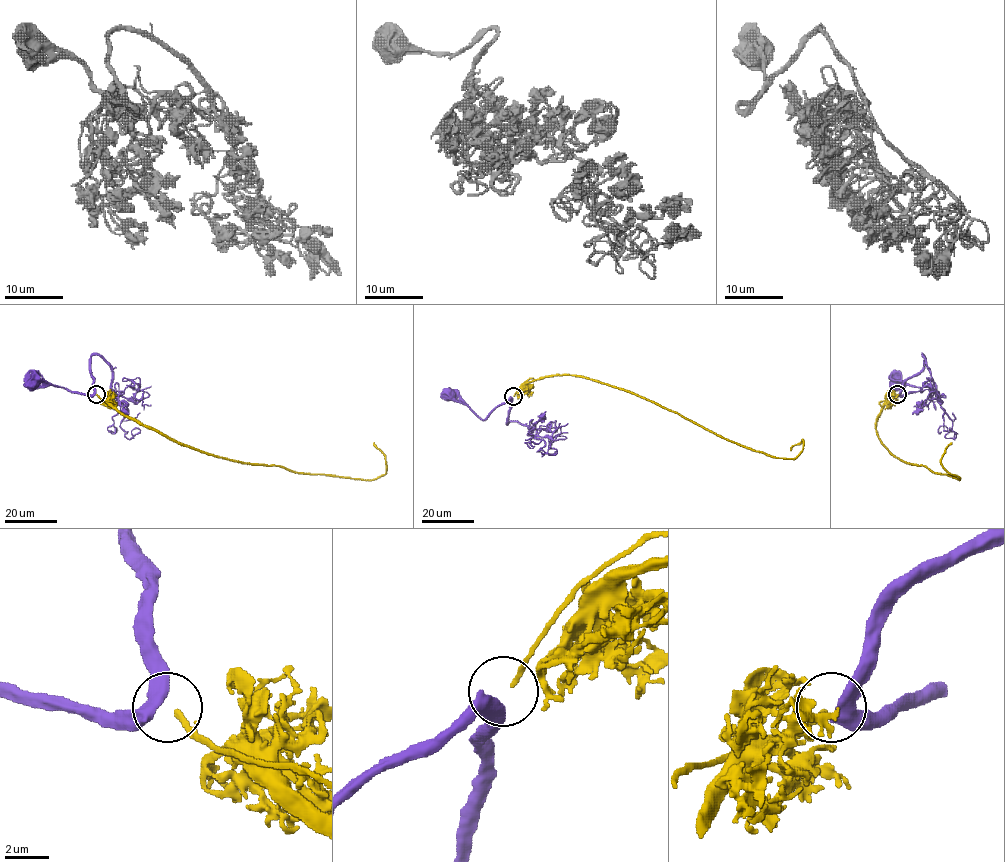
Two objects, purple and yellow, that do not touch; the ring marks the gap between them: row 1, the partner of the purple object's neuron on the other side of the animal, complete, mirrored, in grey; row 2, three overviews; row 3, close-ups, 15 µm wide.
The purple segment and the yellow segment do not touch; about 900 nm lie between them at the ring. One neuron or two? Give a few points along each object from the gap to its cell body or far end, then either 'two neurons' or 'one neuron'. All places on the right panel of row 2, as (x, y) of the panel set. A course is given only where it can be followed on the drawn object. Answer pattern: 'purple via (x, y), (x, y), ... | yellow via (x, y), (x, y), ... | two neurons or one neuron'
purple via (898, 394), (921, 389), (895, 382) | yellow via (897, 395), (882, 407), (876, 429), (898, 458), (959, 479), (941, 462), (951, 442) | two neurons

